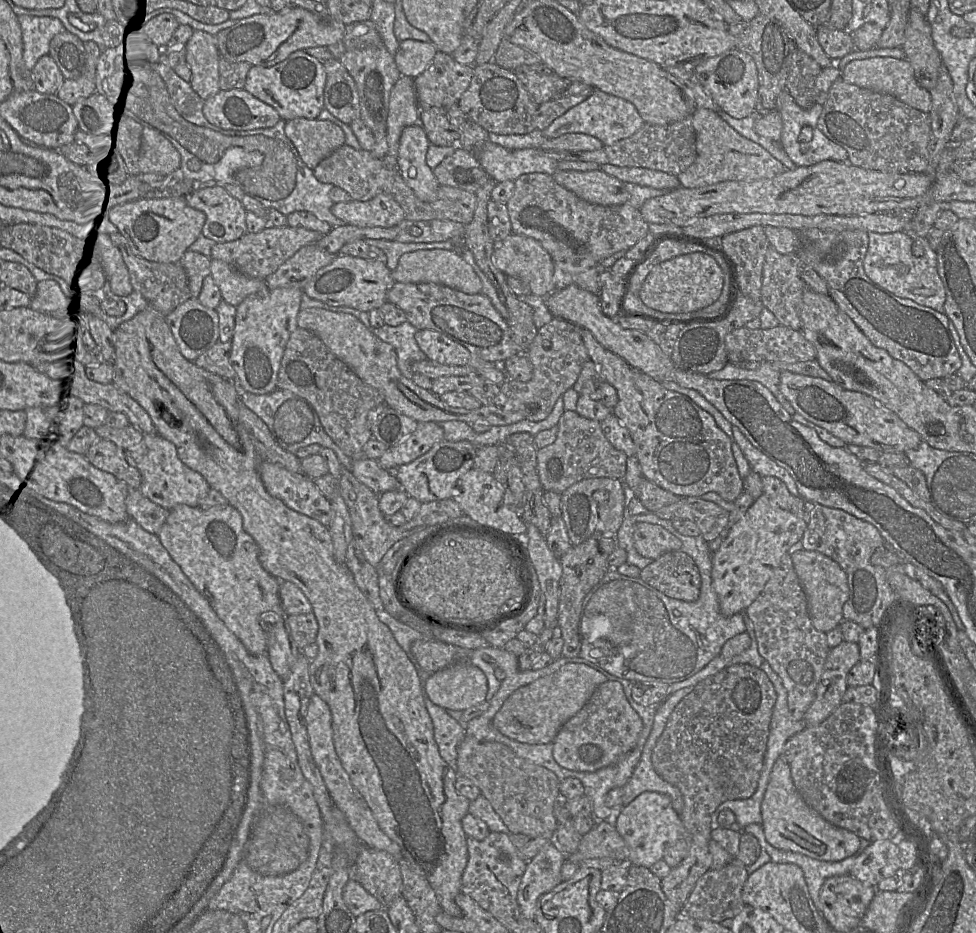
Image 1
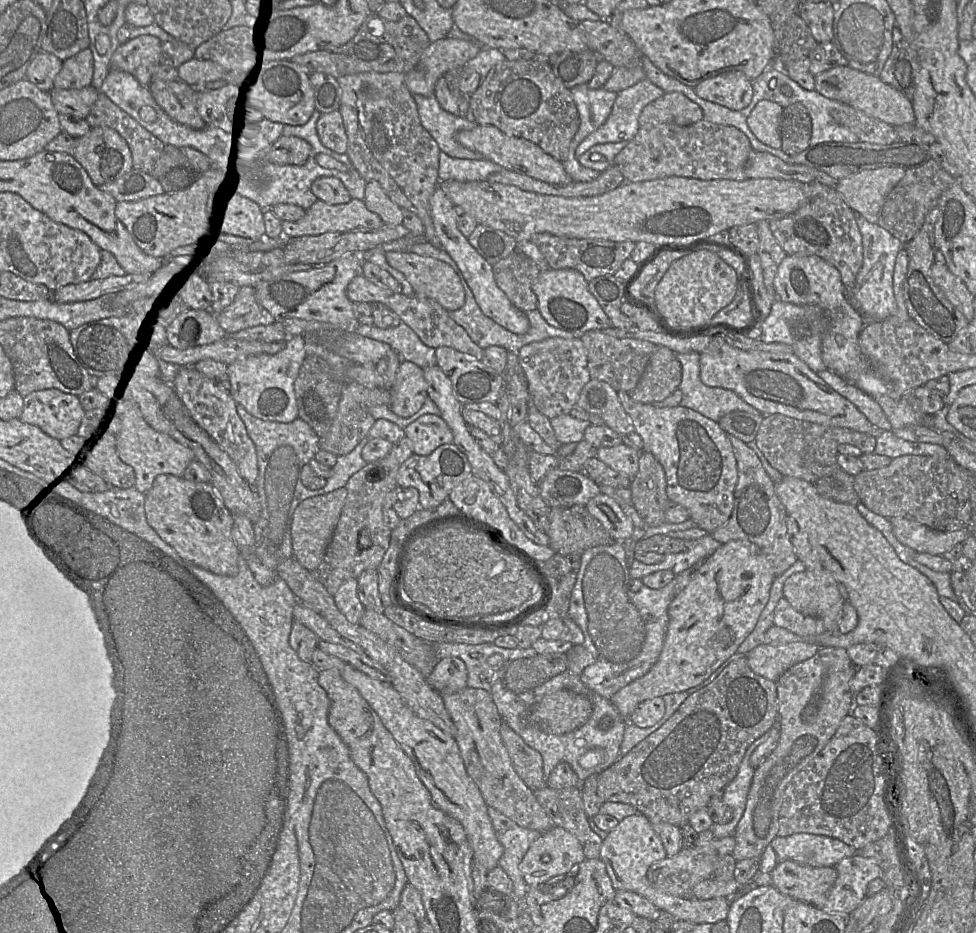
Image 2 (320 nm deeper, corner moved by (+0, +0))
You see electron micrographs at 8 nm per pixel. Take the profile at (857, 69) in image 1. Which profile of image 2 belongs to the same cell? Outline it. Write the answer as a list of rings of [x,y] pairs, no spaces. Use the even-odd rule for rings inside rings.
[[[838,66],[815,76],[815,91],[822,96],[850,105],[866,115],[893,127],[915,124],[916,117],[912,100],[873,76],[849,66]]]

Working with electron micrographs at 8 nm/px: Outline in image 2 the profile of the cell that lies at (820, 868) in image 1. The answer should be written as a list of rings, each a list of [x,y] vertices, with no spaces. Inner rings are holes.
[[[808,833],[776,836],[770,846],[776,853],[777,863],[792,860],[811,867],[835,867],[843,858],[857,853],[856,848],[836,838]]]

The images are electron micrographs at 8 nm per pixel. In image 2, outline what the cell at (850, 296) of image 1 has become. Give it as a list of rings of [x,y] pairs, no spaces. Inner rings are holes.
[[[826,187],[794,213],[769,221],[769,228],[787,256],[818,256],[834,266],[840,272],[850,301],[850,291],[863,264],[862,235],[856,213],[835,188]]]

